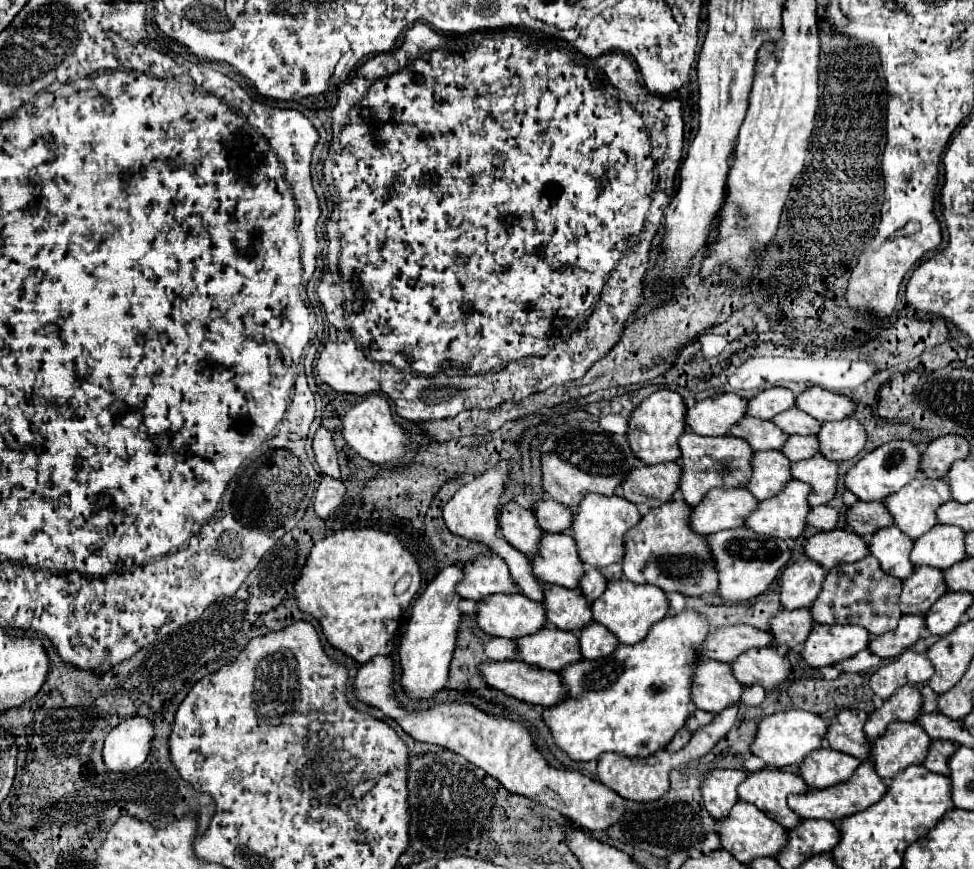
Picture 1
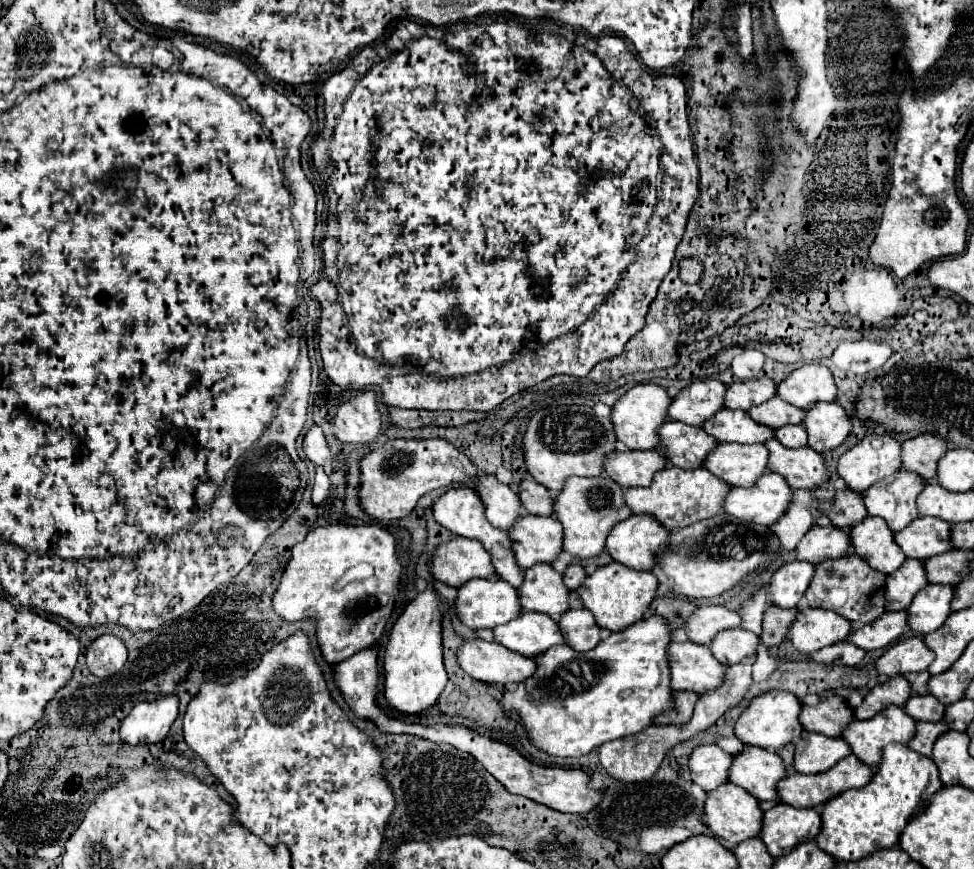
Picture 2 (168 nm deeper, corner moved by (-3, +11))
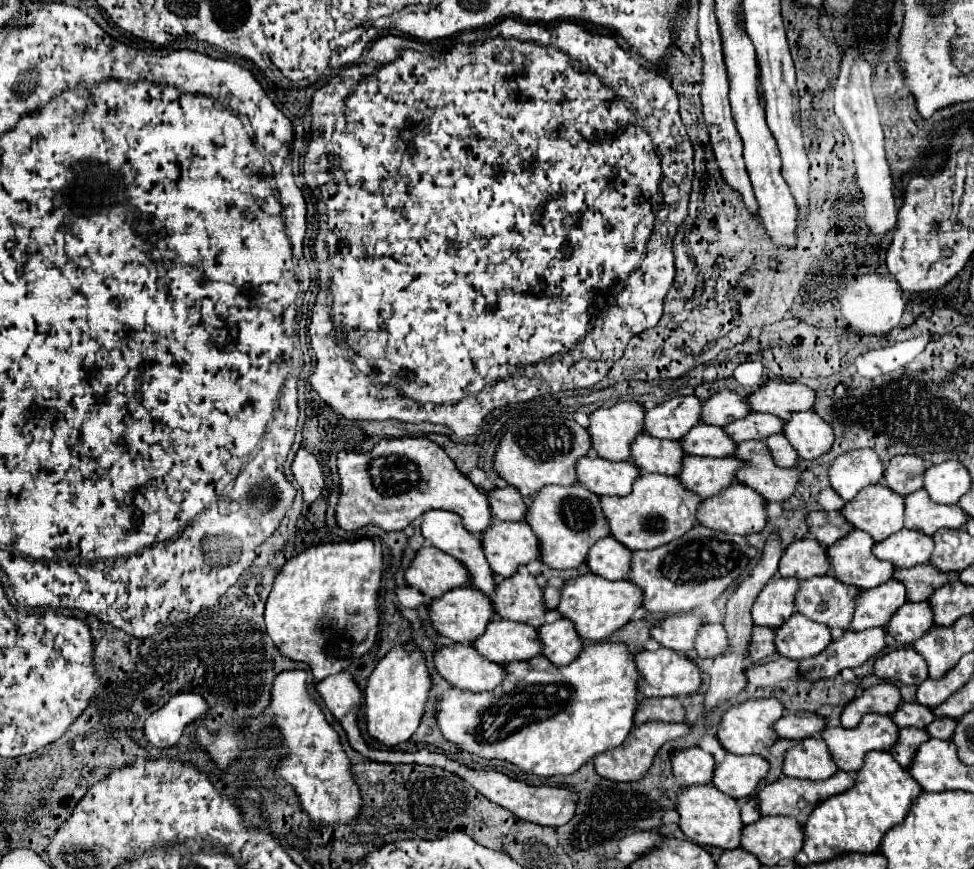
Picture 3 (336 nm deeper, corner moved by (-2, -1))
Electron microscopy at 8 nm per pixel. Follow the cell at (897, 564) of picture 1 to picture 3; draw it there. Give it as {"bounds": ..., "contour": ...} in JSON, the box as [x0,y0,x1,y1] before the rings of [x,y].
{"bounds":[828,530,894,590],"contour":[[[852,530],[828,548],[832,574],[844,584],[854,584],[864,590],[876,588],[894,578],[894,564],[872,554],[874,538],[862,530]]]}

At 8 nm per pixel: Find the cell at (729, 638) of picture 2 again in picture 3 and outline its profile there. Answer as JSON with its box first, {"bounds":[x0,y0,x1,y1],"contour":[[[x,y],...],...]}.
{"bounds":[696,624,728,662],"contour":[[[708,624],[704,626],[704,630],[700,630],[698,638],[696,638],[696,652],[702,660],[710,662],[716,656],[724,654],[724,650],[728,650],[728,636],[724,626],[720,624]]]}

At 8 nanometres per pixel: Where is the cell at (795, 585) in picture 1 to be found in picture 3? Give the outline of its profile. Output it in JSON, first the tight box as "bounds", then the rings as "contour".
{"bounds":[752,578,800,626],"contour":[[[772,578],[758,594],[752,618],[758,626],[782,626],[796,612],[796,590],[800,582],[796,578]]]}

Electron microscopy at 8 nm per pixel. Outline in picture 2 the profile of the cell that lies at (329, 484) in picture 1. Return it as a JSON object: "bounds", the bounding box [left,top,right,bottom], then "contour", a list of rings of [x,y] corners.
{"bounds":[313,468,329,504],"contour":[[[317,468],[313,482],[313,504],[321,504],[327,492],[329,492],[329,476],[323,472],[323,468]]]}

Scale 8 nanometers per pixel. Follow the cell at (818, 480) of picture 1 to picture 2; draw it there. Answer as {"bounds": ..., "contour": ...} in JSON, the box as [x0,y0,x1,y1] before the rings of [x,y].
{"bounds":[765,438,827,490],"contour":[[[769,438],[769,442],[765,442],[765,448],[769,450],[767,470],[781,474],[791,488],[813,490],[827,480],[825,462],[813,448],[785,448],[775,438]]]}

